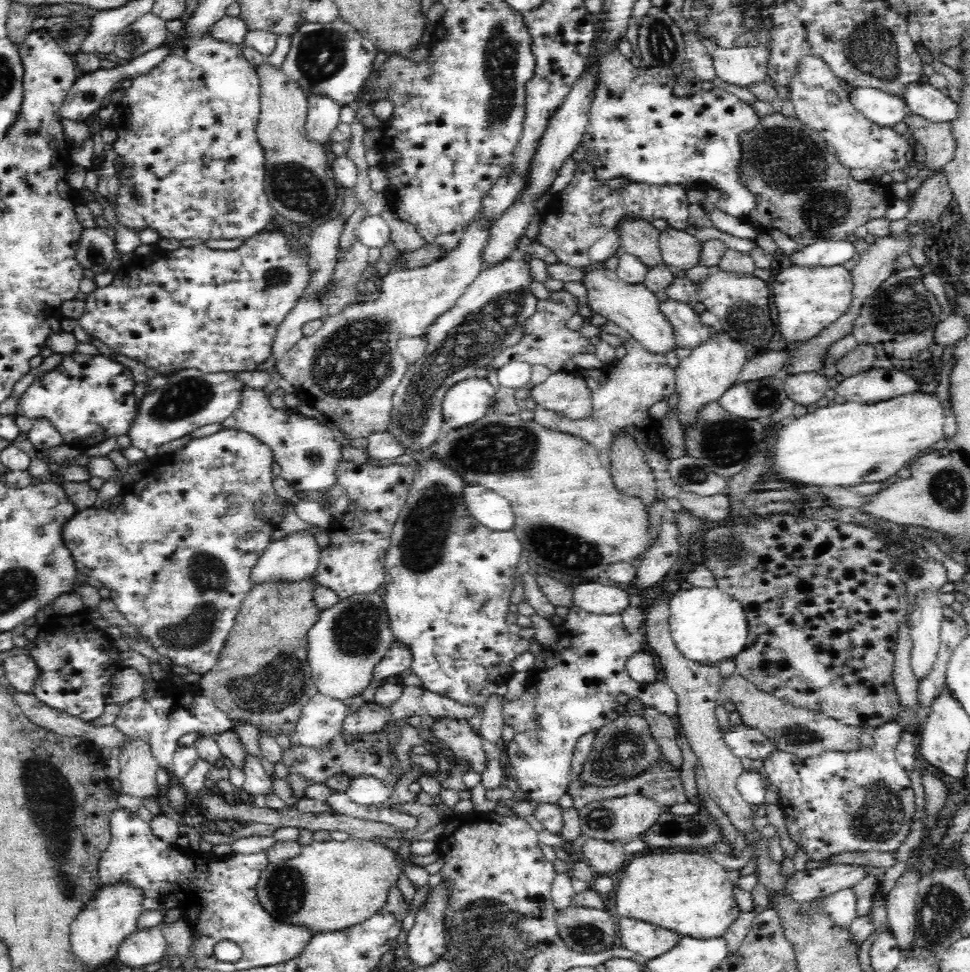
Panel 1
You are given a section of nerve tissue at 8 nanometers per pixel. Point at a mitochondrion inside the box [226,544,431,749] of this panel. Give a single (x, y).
(356, 632)

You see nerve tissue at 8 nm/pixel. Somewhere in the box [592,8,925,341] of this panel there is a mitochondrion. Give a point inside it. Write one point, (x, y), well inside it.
(872, 49)

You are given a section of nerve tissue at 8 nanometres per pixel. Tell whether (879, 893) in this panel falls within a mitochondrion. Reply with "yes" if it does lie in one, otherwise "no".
no

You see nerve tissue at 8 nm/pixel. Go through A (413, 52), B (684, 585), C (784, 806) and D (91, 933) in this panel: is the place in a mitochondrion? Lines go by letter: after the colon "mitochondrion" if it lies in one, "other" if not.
A: other
B: other
C: other
D: other

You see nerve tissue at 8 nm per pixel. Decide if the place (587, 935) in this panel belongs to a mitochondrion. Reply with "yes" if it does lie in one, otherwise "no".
yes

